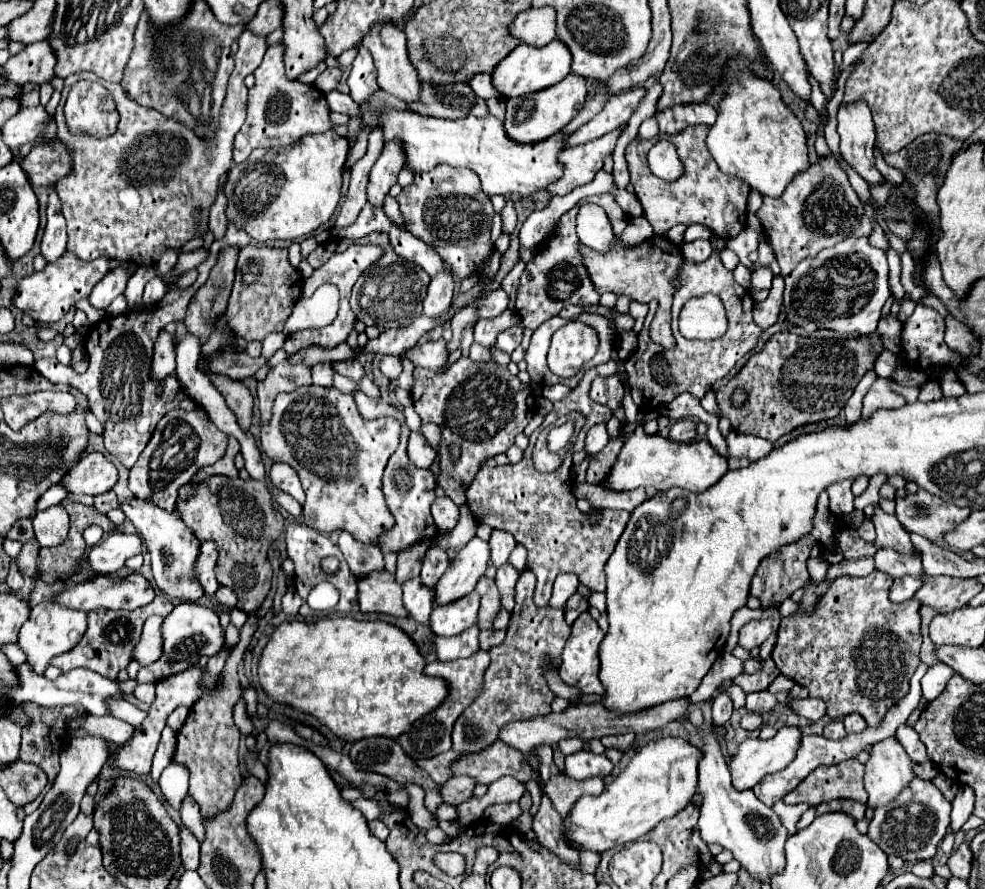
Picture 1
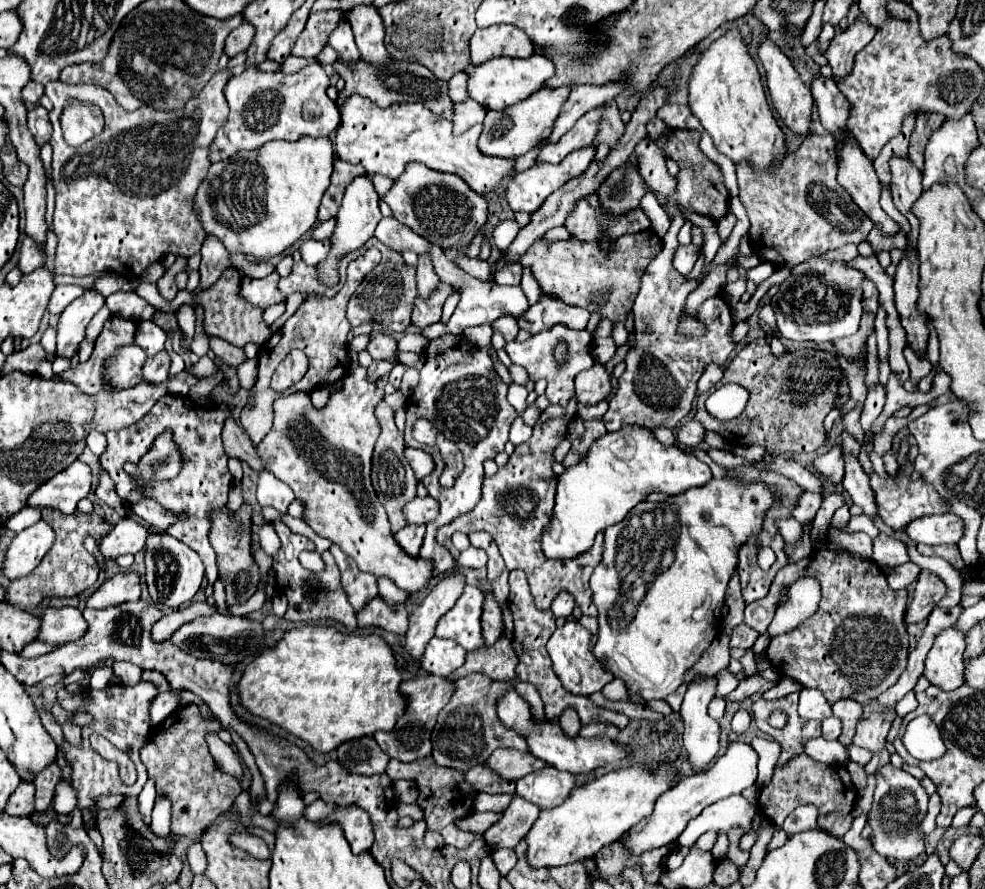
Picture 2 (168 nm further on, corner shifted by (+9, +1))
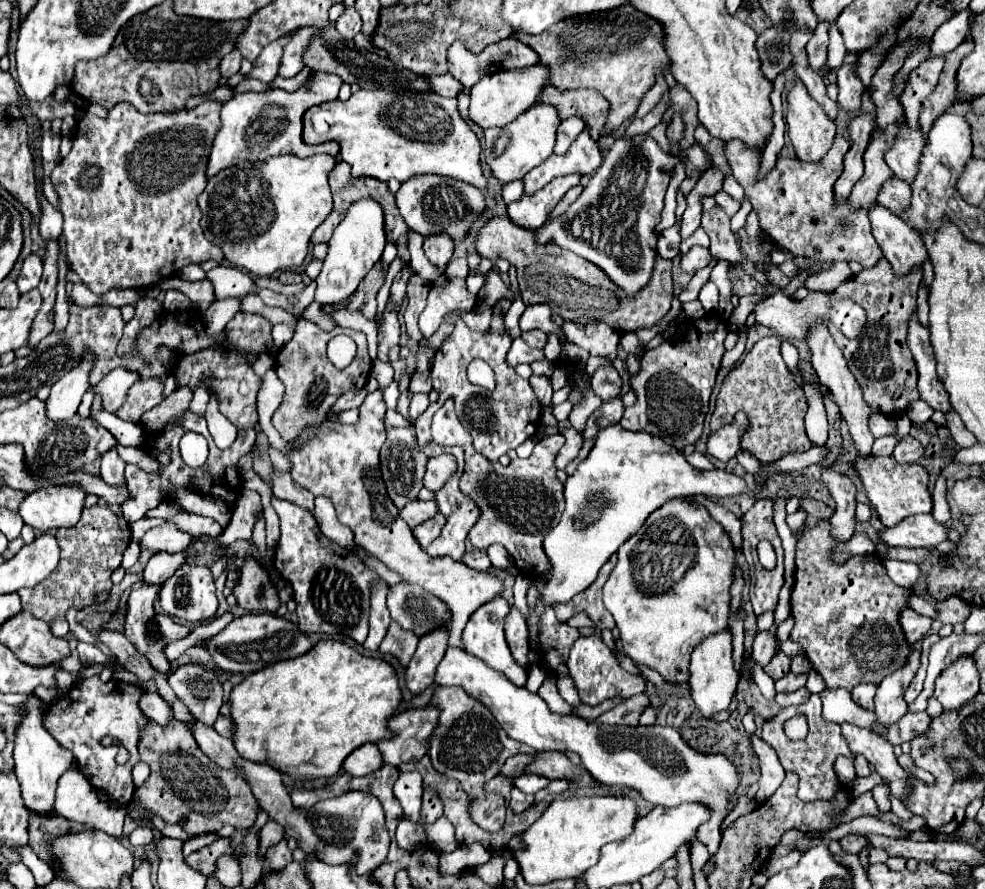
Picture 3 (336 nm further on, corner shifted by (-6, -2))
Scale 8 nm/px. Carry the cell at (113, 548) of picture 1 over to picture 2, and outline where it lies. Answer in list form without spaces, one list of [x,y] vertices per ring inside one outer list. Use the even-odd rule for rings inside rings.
[[[121,518],[111,530],[111,534],[101,540],[101,554],[105,556],[105,560],[115,560],[121,554],[137,554],[145,548],[147,534],[147,526],[143,526],[141,522]]]

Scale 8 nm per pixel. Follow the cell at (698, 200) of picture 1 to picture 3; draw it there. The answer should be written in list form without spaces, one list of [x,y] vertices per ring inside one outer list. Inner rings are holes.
[[[548,83],[544,87],[542,103],[552,103],[560,111],[560,119],[578,115],[586,119],[588,129],[592,129],[592,137],[598,141],[602,137],[604,119],[610,111],[610,103],[594,89],[572,89],[572,91],[558,91]]]

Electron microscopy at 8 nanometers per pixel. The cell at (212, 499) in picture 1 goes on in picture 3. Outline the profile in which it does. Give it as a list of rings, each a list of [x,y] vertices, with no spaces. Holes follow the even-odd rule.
[[[254,557],[244,559],[234,597],[238,599],[238,605],[250,613],[276,613],[280,607],[278,591],[270,581],[268,571]]]

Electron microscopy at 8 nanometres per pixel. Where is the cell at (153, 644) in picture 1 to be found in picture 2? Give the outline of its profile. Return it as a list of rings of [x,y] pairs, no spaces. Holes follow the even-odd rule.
[[[201,602],[201,604],[191,604],[189,608],[183,608],[183,610],[173,610],[171,614],[163,616],[155,626],[153,626],[153,640],[155,642],[163,642],[167,640],[177,628],[181,628],[183,624],[199,618],[199,616],[211,616],[215,614],[217,608],[207,604],[207,602]]]

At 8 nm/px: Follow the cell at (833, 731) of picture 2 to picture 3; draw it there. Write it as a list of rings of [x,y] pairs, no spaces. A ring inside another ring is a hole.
[[[842,723],[842,735],[850,747],[852,753],[860,753],[868,759],[868,763],[872,763],[874,767],[878,767],[878,775],[888,781],[890,793],[898,799],[908,797],[908,783],[912,779],[912,773],[904,771],[898,761],[896,755],[892,751],[892,743],[884,737],[872,735],[868,729],[856,727],[852,723]]]

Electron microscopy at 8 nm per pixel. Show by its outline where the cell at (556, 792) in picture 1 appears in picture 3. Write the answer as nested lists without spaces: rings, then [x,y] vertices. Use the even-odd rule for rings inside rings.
[[[524,773],[524,775],[520,775],[520,777],[516,779],[514,787],[518,787],[518,789],[520,789],[522,793],[534,795],[536,791],[544,789],[544,787],[546,787],[548,783],[550,783],[550,781],[548,781],[546,777],[542,777],[542,775],[534,775],[534,773]]]

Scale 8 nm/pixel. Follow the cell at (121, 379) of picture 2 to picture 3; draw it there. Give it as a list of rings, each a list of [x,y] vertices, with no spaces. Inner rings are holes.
[[[116,367],[114,371],[110,371],[96,387],[94,387],[94,393],[102,393],[102,405],[106,411],[110,413],[116,413],[126,397],[128,397],[128,391],[130,387],[140,379],[140,375],[136,371],[130,371],[130,369],[124,369],[124,367]]]

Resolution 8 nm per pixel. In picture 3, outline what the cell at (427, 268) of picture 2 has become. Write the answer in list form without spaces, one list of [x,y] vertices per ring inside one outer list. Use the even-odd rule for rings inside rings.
[[[448,235],[424,237],[424,253],[430,259],[430,263],[440,269],[440,273],[446,271],[446,265],[452,257],[452,251],[454,251],[454,241],[448,239]]]

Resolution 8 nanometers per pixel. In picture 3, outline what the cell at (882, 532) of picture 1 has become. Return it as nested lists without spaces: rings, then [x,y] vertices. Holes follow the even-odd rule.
[[[812,327],[810,335],[812,335],[814,339],[808,339],[806,343],[808,343],[810,351],[812,351],[812,367],[814,367],[814,371],[818,373],[820,383],[826,385],[826,387],[830,389],[830,393],[834,395],[834,401],[836,401],[836,405],[840,407],[840,415],[842,415],[842,419],[846,421],[846,425],[848,425],[848,429],[850,429],[852,441],[854,441],[854,445],[856,445],[856,449],[858,449],[858,455],[860,455],[860,457],[868,457],[868,455],[872,453],[872,443],[874,443],[874,435],[872,435],[870,429],[868,429],[868,417],[870,417],[874,411],[872,411],[872,407],[864,401],[862,389],[860,389],[856,377],[852,375],[852,371],[848,369],[848,363],[846,363],[842,351],[834,345],[834,339],[832,339],[830,331],[828,331],[826,327]]]

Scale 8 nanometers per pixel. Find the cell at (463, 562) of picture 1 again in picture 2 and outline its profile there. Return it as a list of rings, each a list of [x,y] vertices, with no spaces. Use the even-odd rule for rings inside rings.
[[[457,572],[443,578],[431,588],[425,600],[409,614],[409,630],[405,634],[405,648],[409,656],[417,662],[423,658],[425,646],[435,636],[435,626],[443,614],[447,614],[457,598],[461,596],[465,578]]]

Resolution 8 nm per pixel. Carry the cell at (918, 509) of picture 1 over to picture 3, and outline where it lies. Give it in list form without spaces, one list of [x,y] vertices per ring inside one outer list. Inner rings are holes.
[[[858,457],[856,469],[862,477],[868,499],[872,501],[880,521],[886,527],[894,527],[902,519],[918,513],[932,513],[932,493],[928,489],[928,471],[920,463],[898,463],[894,457]]]

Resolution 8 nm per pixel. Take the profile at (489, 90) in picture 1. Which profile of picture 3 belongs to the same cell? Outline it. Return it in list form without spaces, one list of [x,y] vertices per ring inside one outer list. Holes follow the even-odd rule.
[[[450,73],[448,75],[434,75],[428,77],[428,83],[432,83],[432,89],[442,95],[442,97],[458,97],[460,93],[464,93],[464,85],[458,83]]]

